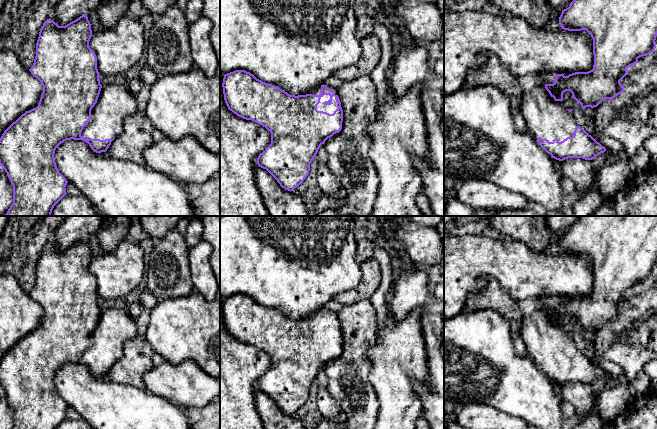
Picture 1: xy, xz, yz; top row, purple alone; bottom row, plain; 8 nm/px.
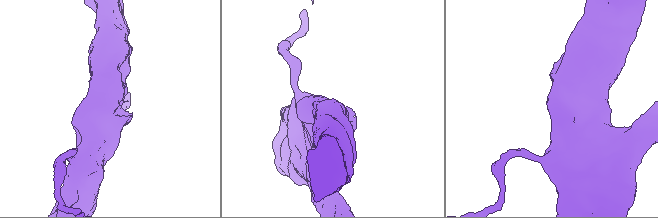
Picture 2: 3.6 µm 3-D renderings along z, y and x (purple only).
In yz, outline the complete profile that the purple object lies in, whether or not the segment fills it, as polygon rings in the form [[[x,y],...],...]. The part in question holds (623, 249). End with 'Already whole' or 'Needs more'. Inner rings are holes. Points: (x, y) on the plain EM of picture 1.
[[[579,216],[569,231],[562,234],[559,248],[564,254],[586,254],[591,259],[594,278],[593,293],[588,296],[575,296],[568,300],[557,298],[553,308],[537,308],[532,315],[523,319],[522,338],[528,355],[552,382],[559,385],[568,382],[592,384],[604,377],[606,372],[577,349],[572,333],[567,333],[563,328],[563,317],[570,315],[572,321],[585,333],[597,331],[602,325],[612,324],[624,316],[624,310],[620,305],[629,298],[627,293],[636,288],[640,281],[649,279],[656,272],[657,216]]]. Needs more

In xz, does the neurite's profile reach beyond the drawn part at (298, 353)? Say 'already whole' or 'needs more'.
needs more

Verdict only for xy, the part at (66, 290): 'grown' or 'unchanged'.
grown

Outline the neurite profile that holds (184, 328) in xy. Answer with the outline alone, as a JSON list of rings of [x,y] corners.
[[[220,290],[211,302],[197,291],[157,302],[144,337],[165,361],[193,360],[220,380]]]

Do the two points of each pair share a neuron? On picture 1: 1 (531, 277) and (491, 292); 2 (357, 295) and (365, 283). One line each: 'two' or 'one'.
1: two
2: one

